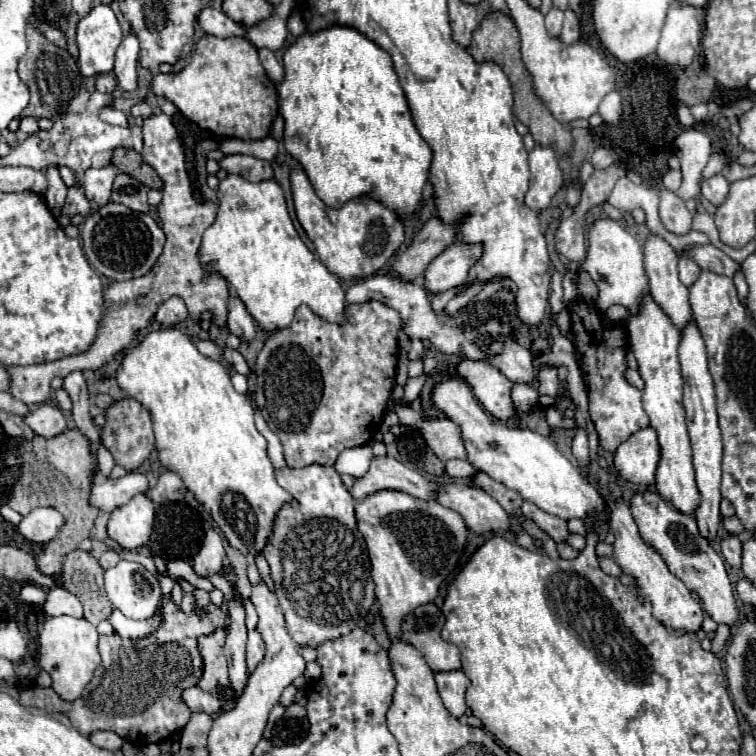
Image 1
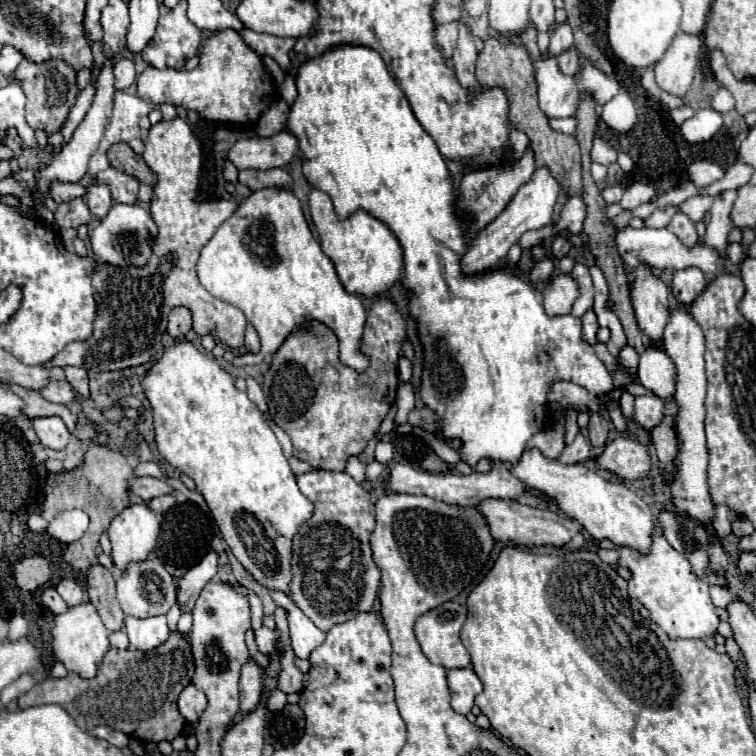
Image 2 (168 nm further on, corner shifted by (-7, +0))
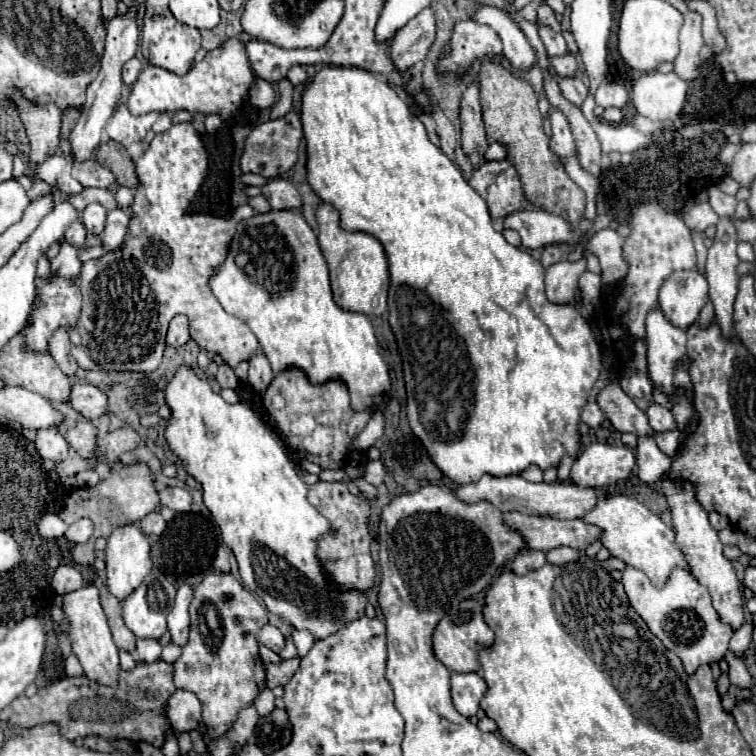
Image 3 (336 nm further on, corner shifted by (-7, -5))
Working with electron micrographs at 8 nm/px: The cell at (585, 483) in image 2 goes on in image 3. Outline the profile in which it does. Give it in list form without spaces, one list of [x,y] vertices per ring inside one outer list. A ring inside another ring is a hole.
[[[623,494],[603,496],[601,500],[597,500],[595,508],[583,516],[583,520],[601,528],[599,542],[611,552],[611,556],[623,560],[637,570],[643,570],[657,588],[667,582],[671,568],[689,568],[683,554],[673,544],[673,528],[667,526],[657,514],[649,512],[635,498]]]

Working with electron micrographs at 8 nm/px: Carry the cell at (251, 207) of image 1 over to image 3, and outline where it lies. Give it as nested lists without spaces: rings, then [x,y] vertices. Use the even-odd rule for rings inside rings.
[[[271,210],[267,214],[255,214],[253,218],[239,222],[229,254],[223,266],[217,266],[215,274],[211,274],[209,286],[227,314],[247,322],[275,374],[295,366],[305,370],[313,384],[327,382],[329,378],[339,378],[347,384],[351,406],[355,410],[363,410],[367,406],[377,410],[383,406],[391,384],[387,362],[379,354],[373,324],[365,314],[349,312],[335,304],[329,284],[329,268],[319,250],[317,236],[297,210]]]

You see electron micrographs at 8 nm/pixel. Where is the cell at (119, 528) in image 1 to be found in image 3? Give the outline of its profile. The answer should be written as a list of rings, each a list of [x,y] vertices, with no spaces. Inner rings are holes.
[[[137,524],[119,526],[111,532],[111,536],[107,538],[105,562],[107,562],[107,588],[115,598],[123,600],[125,596],[129,596],[143,582],[143,578],[151,572],[151,554],[149,552],[151,552],[149,536],[143,534],[143,530],[139,530]]]

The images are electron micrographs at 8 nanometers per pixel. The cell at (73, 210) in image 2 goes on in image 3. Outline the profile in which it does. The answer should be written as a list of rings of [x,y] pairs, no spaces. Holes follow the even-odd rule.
[[[75,220],[69,228],[67,228],[67,232],[65,232],[65,240],[69,242],[69,244],[73,244],[73,246],[83,246],[85,244],[85,234],[87,234],[87,230],[85,230],[85,226],[83,226],[83,222],[79,222],[79,220]]]

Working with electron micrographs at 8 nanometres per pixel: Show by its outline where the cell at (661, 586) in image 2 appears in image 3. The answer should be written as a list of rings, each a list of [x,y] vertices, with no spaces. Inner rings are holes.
[[[627,566],[623,570],[621,582],[625,586],[629,604],[647,622],[649,630],[683,660],[687,674],[693,674],[699,664],[723,660],[733,630],[719,618],[719,614],[715,614],[711,596],[707,594],[707,590],[703,590],[703,586],[699,586],[697,578],[689,570],[675,568],[667,584],[663,588],[655,588],[641,570]]]

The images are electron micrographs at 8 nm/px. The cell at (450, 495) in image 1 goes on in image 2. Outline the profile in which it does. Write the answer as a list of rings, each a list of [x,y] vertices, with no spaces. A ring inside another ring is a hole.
[[[481,501],[479,511],[485,515],[491,535],[507,545],[523,545],[523,547],[561,547],[567,543],[573,535],[583,531],[583,525],[561,511],[543,511],[543,509],[531,509],[527,505],[519,505],[517,501]]]

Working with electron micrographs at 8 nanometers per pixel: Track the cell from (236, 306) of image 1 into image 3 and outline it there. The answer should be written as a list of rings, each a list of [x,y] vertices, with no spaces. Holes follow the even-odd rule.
[[[255,354],[251,360],[249,360],[249,378],[247,382],[251,384],[251,388],[255,392],[265,392],[267,386],[271,384],[273,380],[273,370],[265,358],[265,354]]]

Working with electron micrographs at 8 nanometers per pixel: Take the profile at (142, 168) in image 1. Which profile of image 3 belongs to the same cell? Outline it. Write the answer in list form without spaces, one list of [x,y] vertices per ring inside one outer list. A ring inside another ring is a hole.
[[[111,140],[101,144],[97,148],[97,162],[103,164],[105,168],[109,168],[121,186],[127,186],[127,188],[139,186],[135,164],[121,144],[111,142]]]

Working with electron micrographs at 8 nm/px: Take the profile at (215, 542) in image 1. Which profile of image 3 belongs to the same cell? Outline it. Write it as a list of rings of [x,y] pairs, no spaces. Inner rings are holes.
[[[189,584],[179,586],[177,590],[177,598],[175,598],[175,606],[171,608],[169,616],[167,616],[167,624],[169,624],[169,632],[171,632],[171,640],[175,644],[185,644],[187,636],[189,636],[189,604],[193,598],[193,588]]]

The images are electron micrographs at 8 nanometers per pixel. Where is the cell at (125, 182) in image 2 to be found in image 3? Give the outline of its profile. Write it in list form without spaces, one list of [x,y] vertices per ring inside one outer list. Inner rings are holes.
[[[87,160],[83,164],[75,162],[73,164],[73,178],[79,180],[83,186],[93,186],[93,188],[109,190],[109,192],[119,188],[119,184],[115,182],[115,176],[111,174],[111,170],[103,168],[95,160]]]

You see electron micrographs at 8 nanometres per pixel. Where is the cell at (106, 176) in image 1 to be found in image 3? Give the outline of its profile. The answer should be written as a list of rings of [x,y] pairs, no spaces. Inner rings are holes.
[[[95,202],[95,204],[89,204],[89,206],[81,212],[81,222],[85,224],[85,228],[87,228],[89,232],[101,234],[103,228],[105,228],[105,216],[107,216],[107,210]]]

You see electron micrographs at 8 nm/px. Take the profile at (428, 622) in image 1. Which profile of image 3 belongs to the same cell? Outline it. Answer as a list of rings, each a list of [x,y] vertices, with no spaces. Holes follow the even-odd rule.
[[[463,600],[453,610],[453,614],[445,614],[439,620],[439,624],[433,632],[433,654],[443,666],[447,666],[453,672],[477,672],[479,670],[477,650],[483,646],[489,646],[493,642],[493,632],[483,622],[481,608],[483,608],[483,604],[477,600]]]

